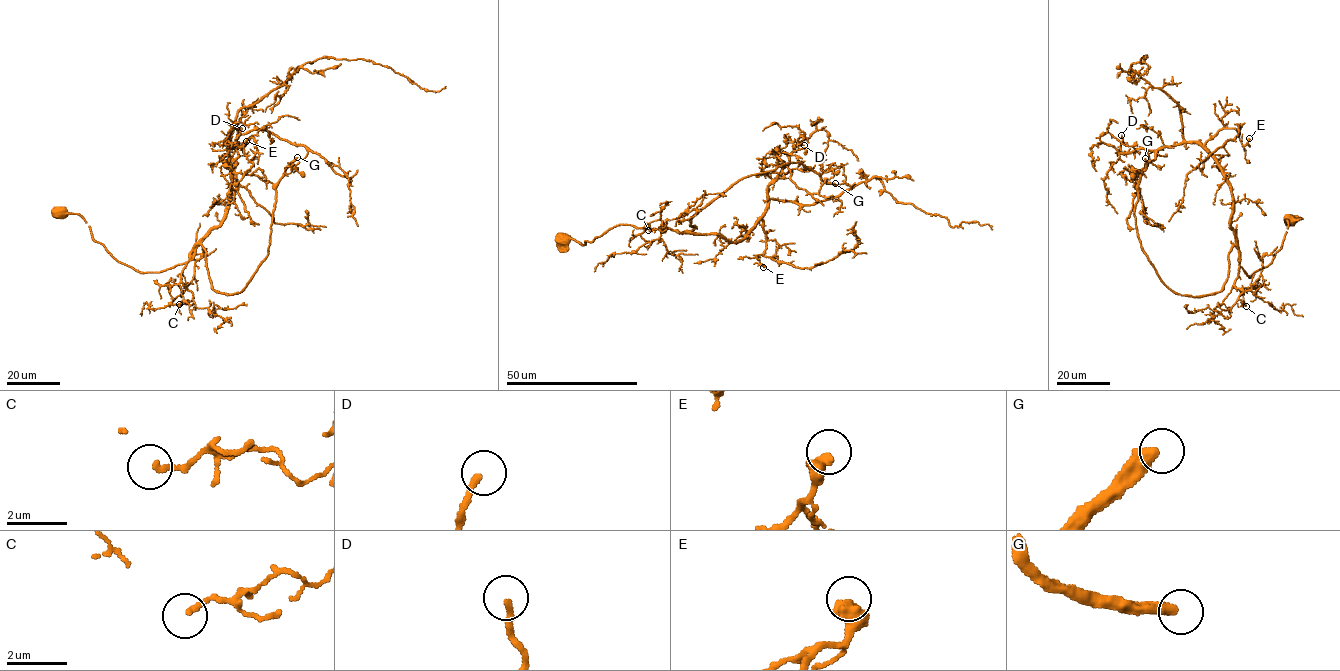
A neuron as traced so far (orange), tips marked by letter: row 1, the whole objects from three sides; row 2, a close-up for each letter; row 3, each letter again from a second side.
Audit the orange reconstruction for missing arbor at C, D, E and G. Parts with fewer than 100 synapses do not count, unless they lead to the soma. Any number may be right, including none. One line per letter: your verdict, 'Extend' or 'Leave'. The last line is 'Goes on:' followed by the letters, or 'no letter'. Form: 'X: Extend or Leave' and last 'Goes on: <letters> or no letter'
C: Leave
D: Leave
E: Leave
G: Extend
Goes on: G

